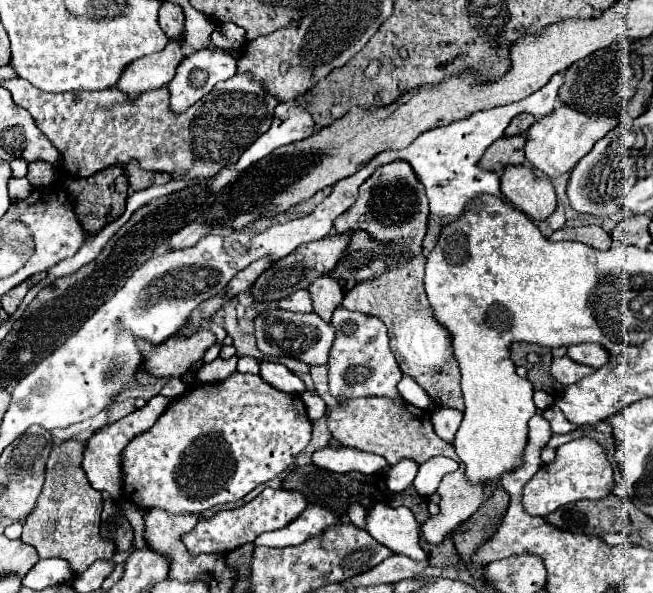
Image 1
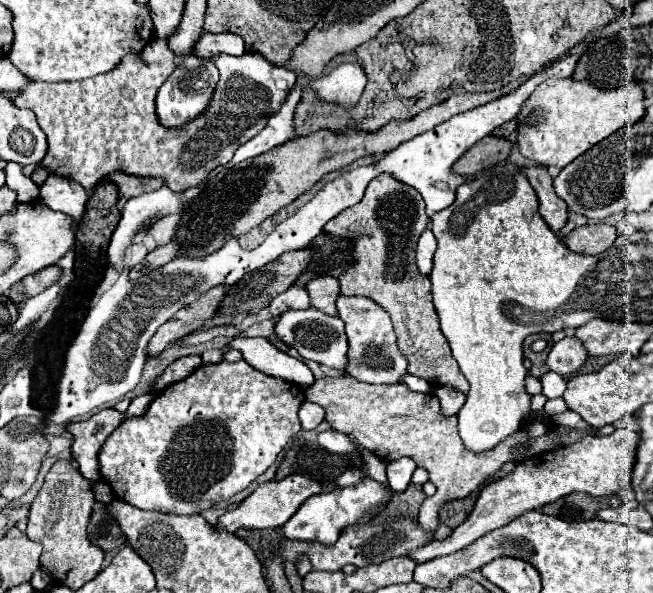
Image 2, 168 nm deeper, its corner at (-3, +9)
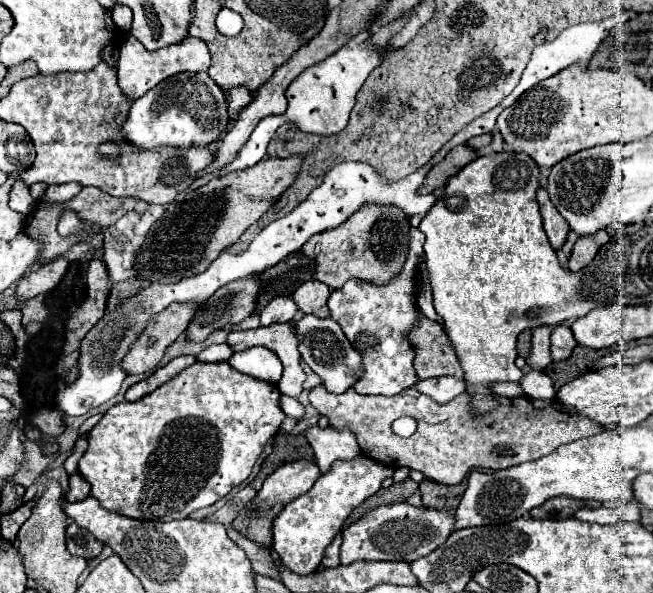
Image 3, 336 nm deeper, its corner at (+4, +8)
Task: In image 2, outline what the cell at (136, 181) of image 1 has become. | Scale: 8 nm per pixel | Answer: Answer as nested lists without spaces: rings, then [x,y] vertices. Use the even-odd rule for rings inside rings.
[[[120,172],[108,174],[106,180],[116,184],[118,192],[120,192],[120,198],[128,198],[128,200],[134,198],[134,196],[140,196],[144,192],[154,192],[164,184],[158,178],[132,178],[132,176],[120,174]]]

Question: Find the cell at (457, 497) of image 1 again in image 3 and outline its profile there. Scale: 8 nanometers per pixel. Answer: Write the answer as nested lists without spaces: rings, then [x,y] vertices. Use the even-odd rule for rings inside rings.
[[[317,385],[309,391],[309,403],[319,415],[329,419],[331,427],[349,429],[367,457],[389,467],[409,467],[421,471],[427,479],[443,485],[461,483],[471,469],[505,469],[541,459],[565,443],[597,435],[603,429],[557,399],[541,401],[531,397],[501,397],[501,405],[493,413],[479,417],[469,411],[467,393],[439,405],[427,395],[421,395],[415,387],[393,397],[385,397],[357,395],[353,387],[341,395],[333,395],[323,385]],[[405,415],[417,421],[417,431],[407,439],[395,435],[391,429],[391,423]]]

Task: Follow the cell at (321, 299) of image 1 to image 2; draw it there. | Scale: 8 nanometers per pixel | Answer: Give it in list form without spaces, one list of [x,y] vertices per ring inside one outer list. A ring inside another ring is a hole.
[[[320,276],[316,280],[310,280],[306,284],[306,290],[310,294],[310,304],[316,310],[320,310],[320,312],[324,312],[328,316],[336,314],[334,302],[336,302],[336,298],[340,294],[340,284],[338,284],[336,278],[332,278],[332,276]]]

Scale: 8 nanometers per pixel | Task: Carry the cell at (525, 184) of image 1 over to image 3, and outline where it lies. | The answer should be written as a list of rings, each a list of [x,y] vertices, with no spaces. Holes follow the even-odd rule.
[[[545,187],[537,189],[537,201],[539,201],[539,207],[541,207],[545,233],[547,233],[549,241],[551,241],[553,249],[559,249],[565,243],[565,237],[567,237],[567,231],[569,231],[569,223],[565,223],[565,219],[561,219],[561,215],[557,215],[557,209],[549,201],[549,195],[547,195]]]

